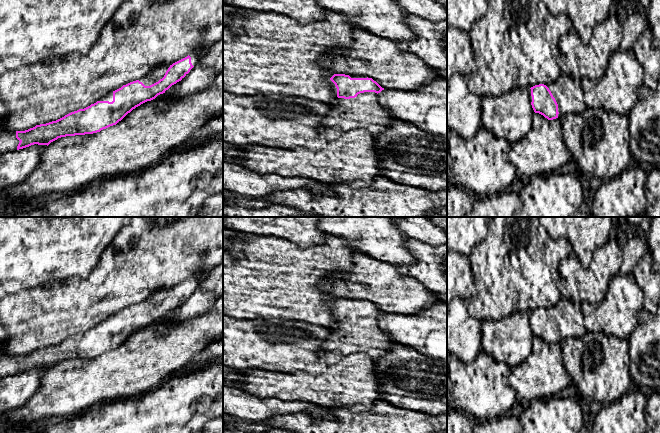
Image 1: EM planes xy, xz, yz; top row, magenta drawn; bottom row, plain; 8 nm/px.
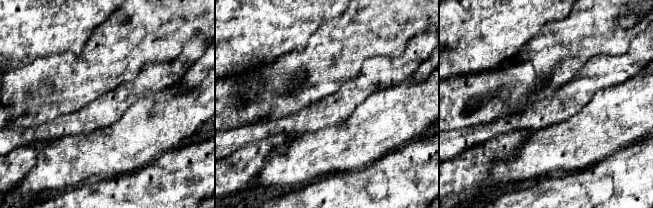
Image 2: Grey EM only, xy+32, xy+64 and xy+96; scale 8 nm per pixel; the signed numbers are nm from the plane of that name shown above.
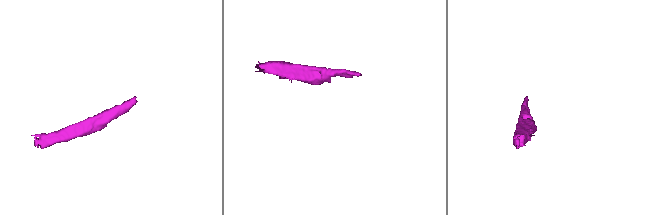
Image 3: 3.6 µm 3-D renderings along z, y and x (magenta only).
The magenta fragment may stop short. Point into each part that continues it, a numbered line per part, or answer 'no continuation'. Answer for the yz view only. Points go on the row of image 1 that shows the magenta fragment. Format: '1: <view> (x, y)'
1: yz (567, 91)

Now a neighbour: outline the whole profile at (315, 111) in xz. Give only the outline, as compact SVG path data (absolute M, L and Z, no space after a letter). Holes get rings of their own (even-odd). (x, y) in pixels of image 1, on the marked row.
M223 89L223 142L239 148L259 145L269 148L305 147L323 150L328 142L318 135L317 127L330 109L328 103L307 98L262 94L239 96Z

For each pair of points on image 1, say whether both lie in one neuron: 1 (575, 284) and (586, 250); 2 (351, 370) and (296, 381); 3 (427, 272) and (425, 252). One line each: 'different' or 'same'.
1: different
2: same
3: same

